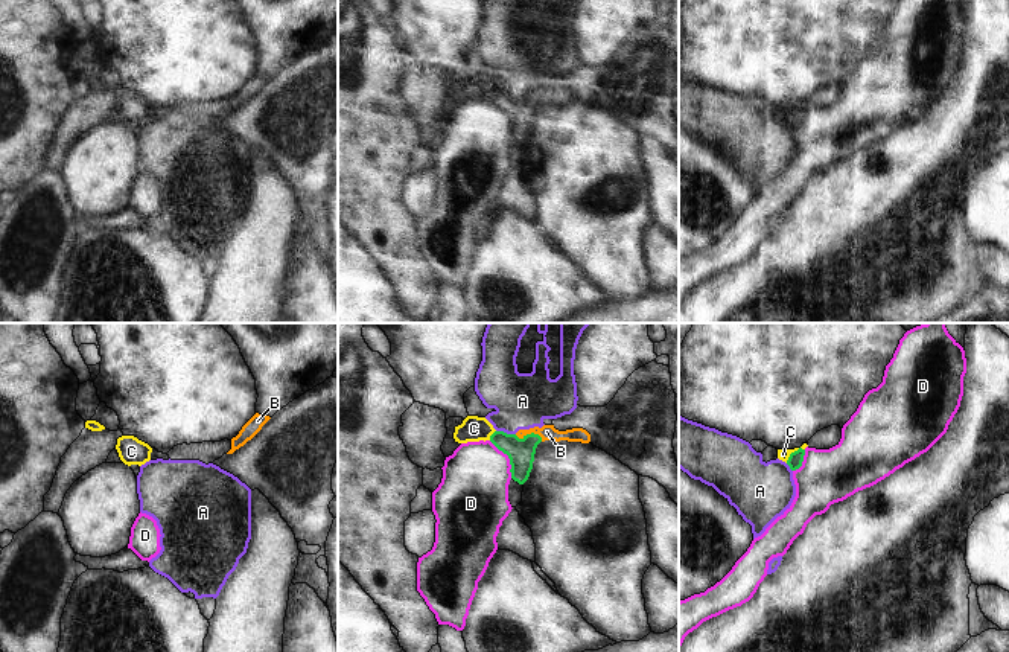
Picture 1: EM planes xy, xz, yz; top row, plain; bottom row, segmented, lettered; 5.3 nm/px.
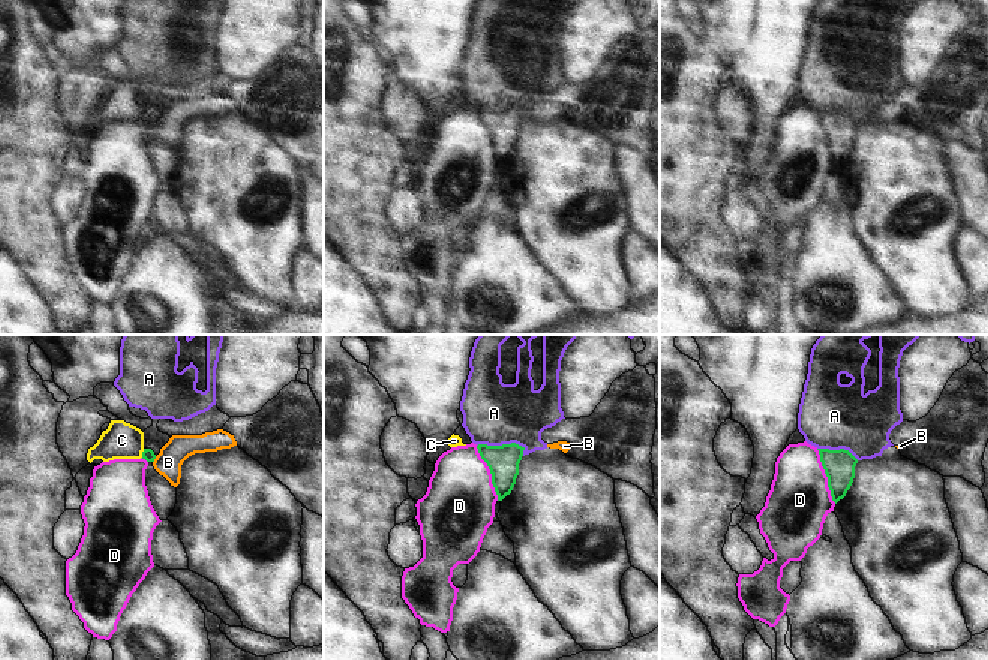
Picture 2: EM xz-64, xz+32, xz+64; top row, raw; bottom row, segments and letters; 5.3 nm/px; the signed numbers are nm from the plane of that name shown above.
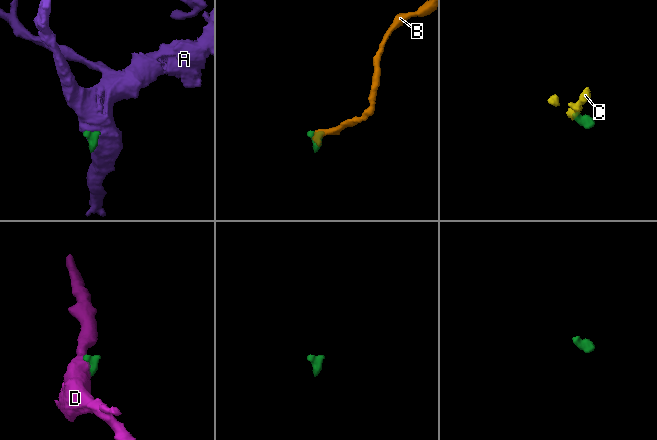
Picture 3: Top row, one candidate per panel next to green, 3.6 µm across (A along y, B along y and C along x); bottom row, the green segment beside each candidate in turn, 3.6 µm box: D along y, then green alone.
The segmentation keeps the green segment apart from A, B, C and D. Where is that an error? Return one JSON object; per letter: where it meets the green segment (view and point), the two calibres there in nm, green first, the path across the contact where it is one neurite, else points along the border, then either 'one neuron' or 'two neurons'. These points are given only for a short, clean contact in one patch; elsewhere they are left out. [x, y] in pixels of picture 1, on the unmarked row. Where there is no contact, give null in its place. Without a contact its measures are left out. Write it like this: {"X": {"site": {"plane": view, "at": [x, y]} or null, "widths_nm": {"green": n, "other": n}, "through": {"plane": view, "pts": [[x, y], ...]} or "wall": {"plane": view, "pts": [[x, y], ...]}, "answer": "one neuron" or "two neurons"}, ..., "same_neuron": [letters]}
{"A": {"site": {"plane": "xz", "at": [506, 92]}, "widths_nm": {"green": 140, "other": 300}, "wall": {"plane": "xz", "pts": [[496, 89], [515, 93]]}, "answer": "two neurons"}, "B": {"site": {"plane": "xz", "at": [530, 93]}, "widths_nm": {"green": 140, "other": 80}, "wall": {"plane": "xz", "pts": [[515, 93], [522, 96], [536, 92], [542, 99]]}, "answer": "two neurons"}, "C": {"site": {"plane": "yz", "at": [795, 110]}, "widths_nm": {"green": 80, "other": 60}, "through": {"plane": "yz", "pts": [[795, 119], [795, 110], [783, 113]]}, "answer": "one neuron"}, "D": {"site": {"plane": "xz", "at": [509, 116]}, "widths_nm": {"green": 140, "other": 360}, "wall": {"plane": "xz", "pts": [[489, 99], [507, 115], [512, 136]]}, "answer": "two neurons"}, "same_neuron": ["C"]}

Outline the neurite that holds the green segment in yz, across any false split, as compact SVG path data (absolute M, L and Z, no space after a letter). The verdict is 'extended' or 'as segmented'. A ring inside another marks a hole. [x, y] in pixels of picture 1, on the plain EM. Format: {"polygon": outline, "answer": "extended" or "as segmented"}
{"polygon": "M804 102L801 107L794 108L778 108L778 117L785 120L791 129L796 129L802 125L807 105L808 104Z", "answer": "extended"}

